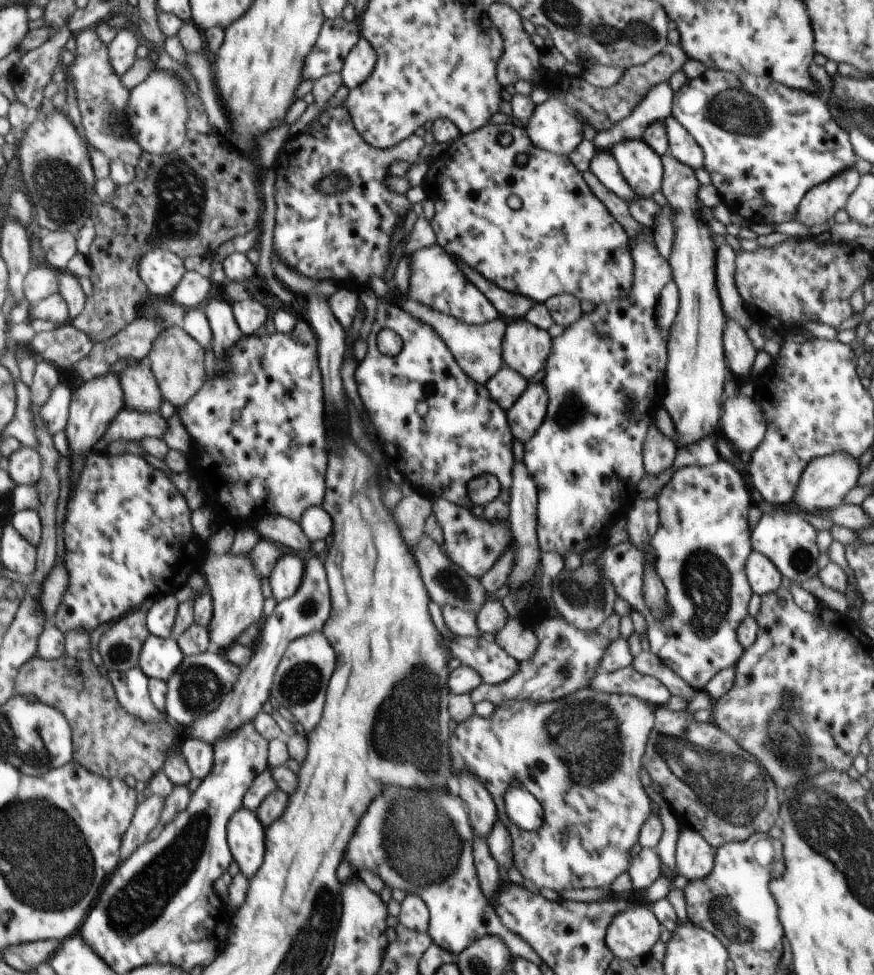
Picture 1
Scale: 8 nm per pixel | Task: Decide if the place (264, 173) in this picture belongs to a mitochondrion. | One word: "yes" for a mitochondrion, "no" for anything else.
no

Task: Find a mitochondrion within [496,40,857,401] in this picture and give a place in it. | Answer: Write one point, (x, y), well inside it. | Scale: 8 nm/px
(718, 108)

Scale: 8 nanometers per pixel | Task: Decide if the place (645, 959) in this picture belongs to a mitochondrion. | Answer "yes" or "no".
no

